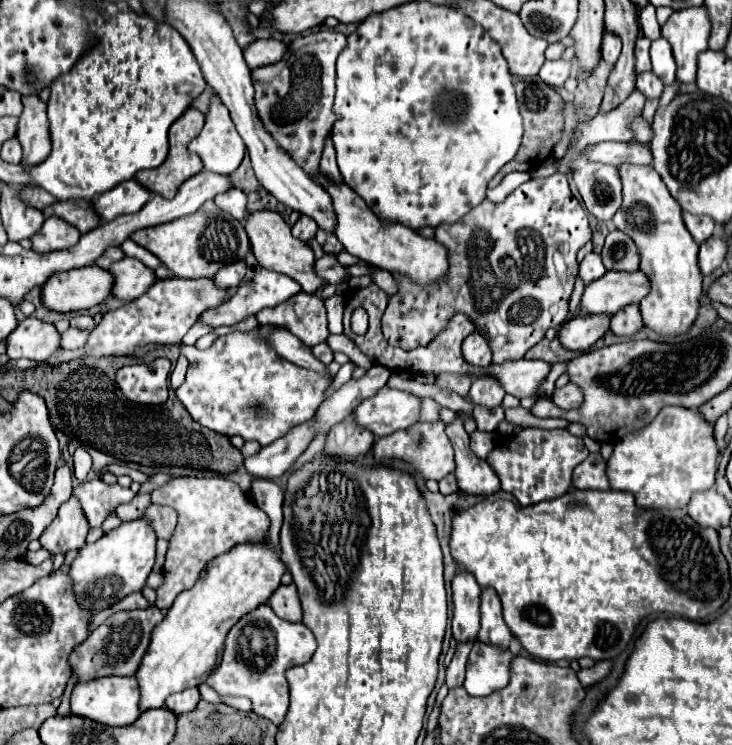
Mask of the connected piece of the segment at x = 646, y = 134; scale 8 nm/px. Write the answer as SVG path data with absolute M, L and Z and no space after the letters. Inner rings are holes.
M642 117L632 123L632 129L634 129L634 139L638 139L642 143L648 143L652 139L652 127Z

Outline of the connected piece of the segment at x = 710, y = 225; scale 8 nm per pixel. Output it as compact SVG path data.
M684 213L684 223L686 223L686 229L690 231L690 235L694 237L694 241L698 245L704 243L714 231L714 221L708 217L696 217L690 213Z

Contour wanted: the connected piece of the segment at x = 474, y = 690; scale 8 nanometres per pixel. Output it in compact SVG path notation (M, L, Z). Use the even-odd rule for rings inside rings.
M476 641L468 657L464 689L470 695L484 697L496 689L506 687L512 657L514 655L510 651L498 651L496 647Z

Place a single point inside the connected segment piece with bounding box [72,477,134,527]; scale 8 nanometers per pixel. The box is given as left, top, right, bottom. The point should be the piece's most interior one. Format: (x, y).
(97, 500)

